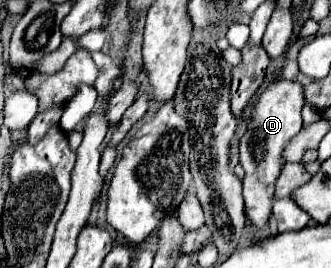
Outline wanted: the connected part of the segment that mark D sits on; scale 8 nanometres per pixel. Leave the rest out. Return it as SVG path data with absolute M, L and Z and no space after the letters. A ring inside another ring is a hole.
M278 78L270 82L264 92L258 96L258 100L252 106L252 120L246 126L244 136L240 138L240 164L246 170L244 176L244 204L246 204L246 216L250 222L250 228L264 228L272 214L272 202L274 202L274 184L282 168L282 150L294 134L302 130L302 106L304 100L304 86L298 82L290 82L284 78Z

